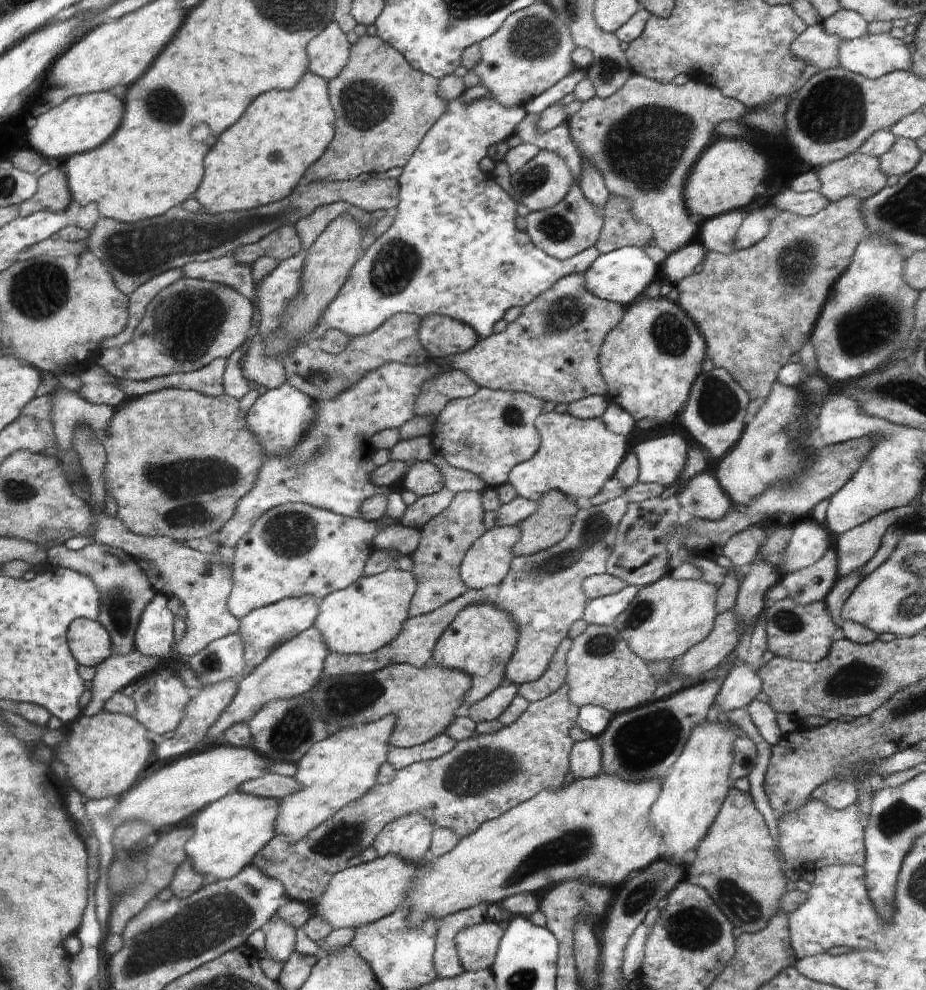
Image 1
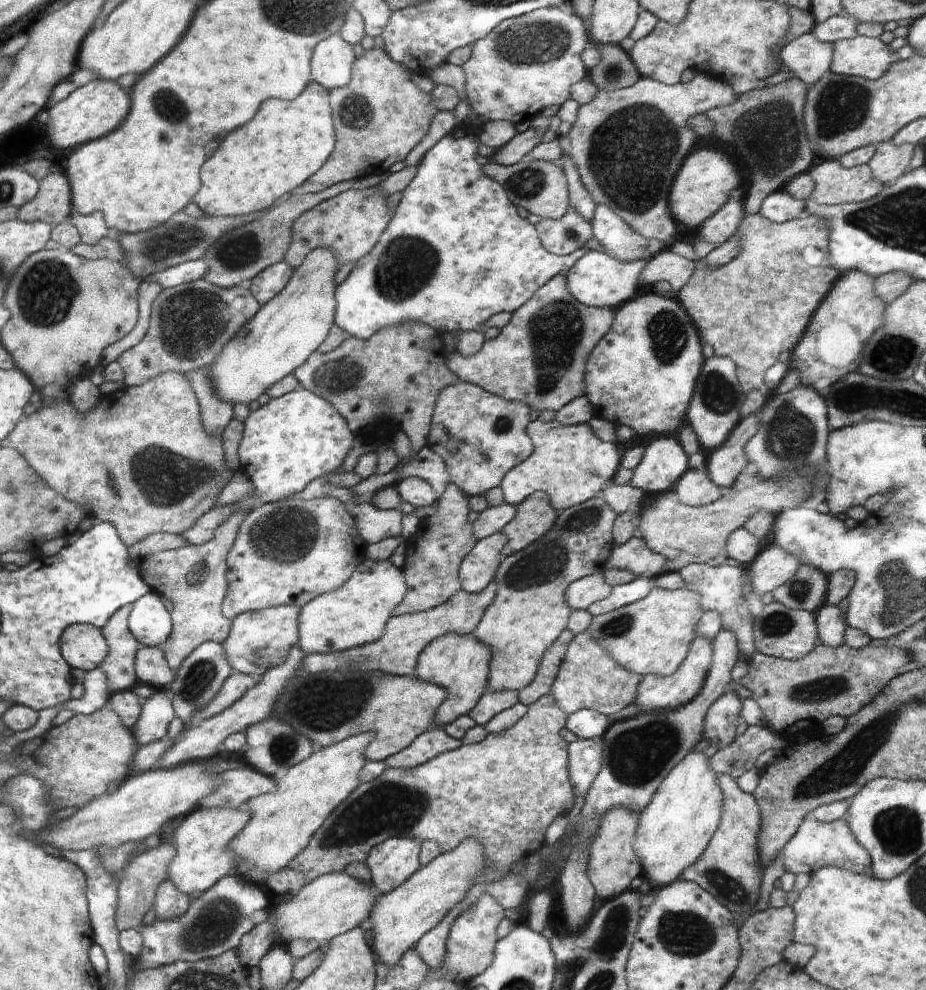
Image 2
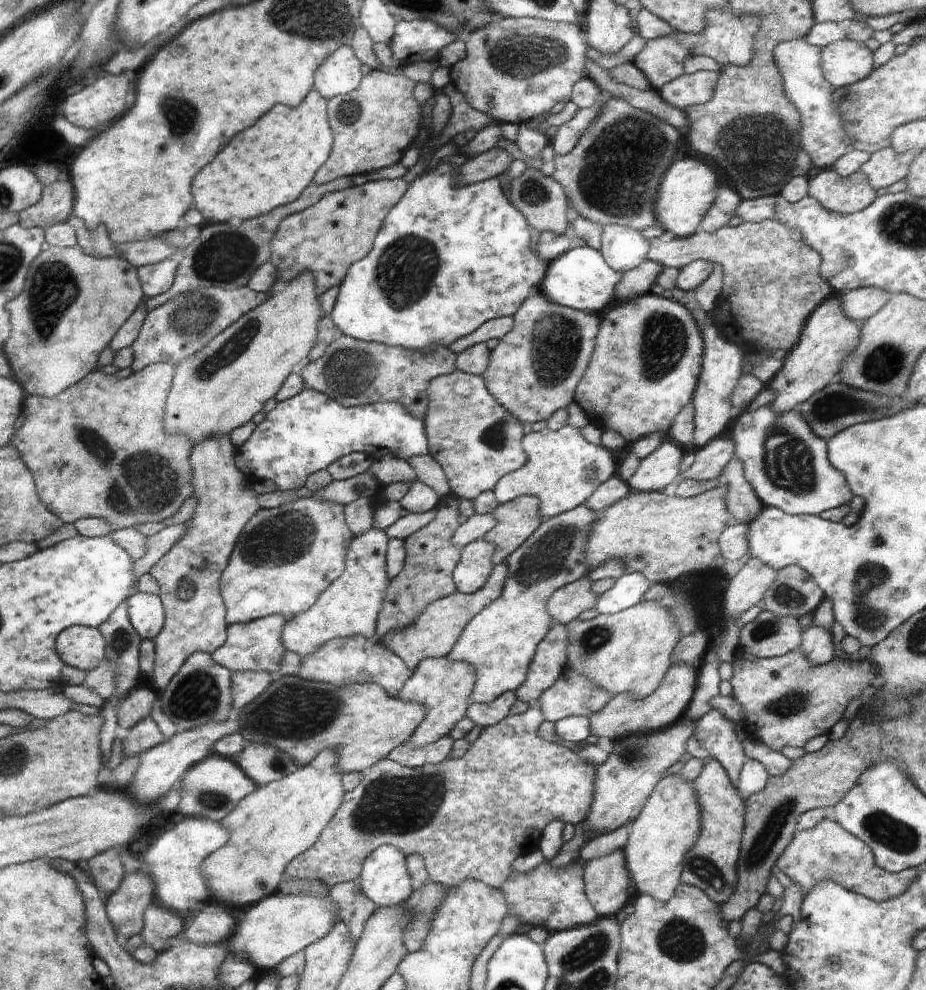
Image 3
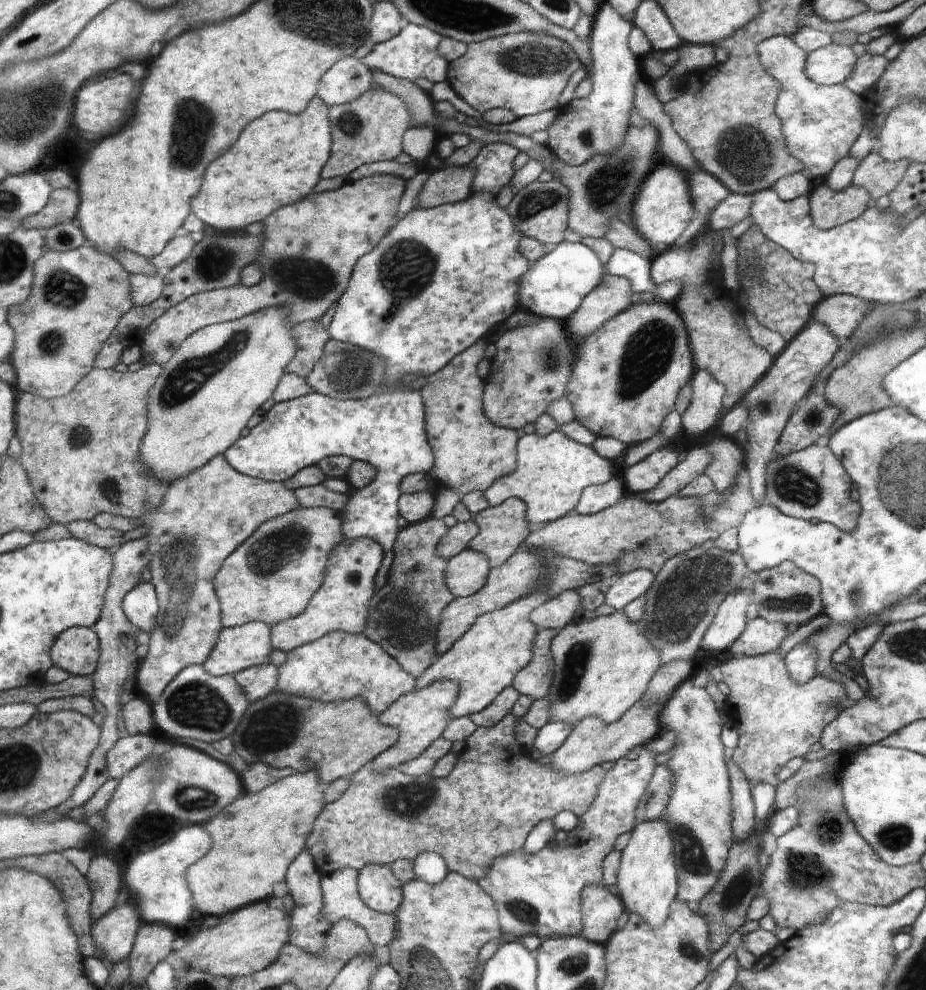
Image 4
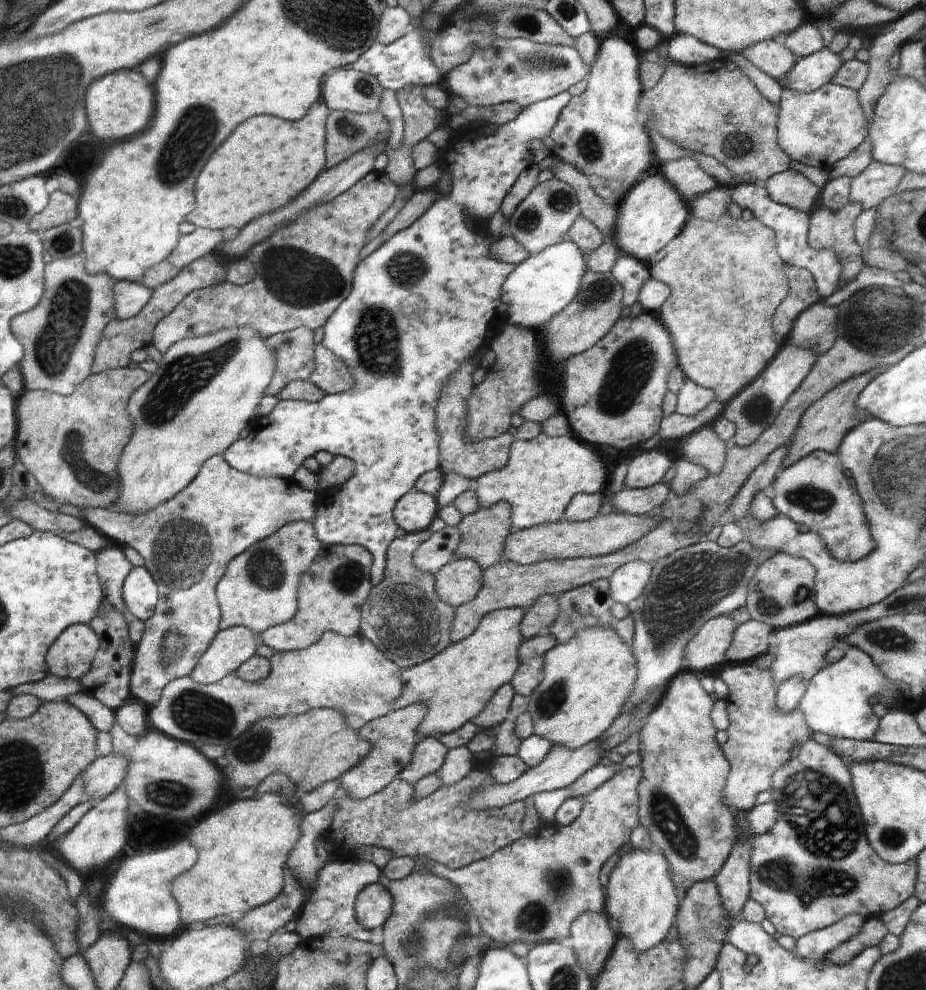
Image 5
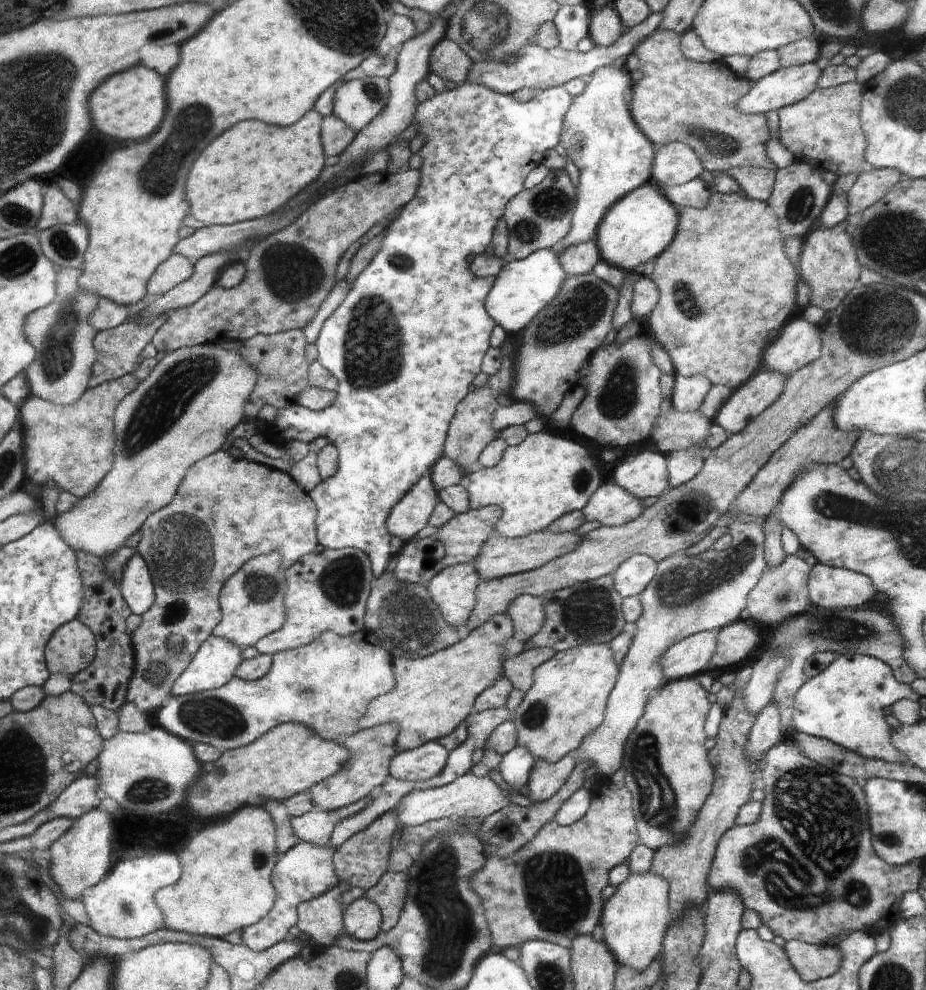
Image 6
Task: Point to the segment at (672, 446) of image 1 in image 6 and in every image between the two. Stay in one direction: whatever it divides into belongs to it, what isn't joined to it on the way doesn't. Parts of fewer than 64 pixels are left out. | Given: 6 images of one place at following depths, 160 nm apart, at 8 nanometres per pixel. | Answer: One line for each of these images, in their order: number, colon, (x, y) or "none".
2: (663, 462)
3: (661, 467)
4: (640, 478)
5: (646, 470)
6: (645, 476)

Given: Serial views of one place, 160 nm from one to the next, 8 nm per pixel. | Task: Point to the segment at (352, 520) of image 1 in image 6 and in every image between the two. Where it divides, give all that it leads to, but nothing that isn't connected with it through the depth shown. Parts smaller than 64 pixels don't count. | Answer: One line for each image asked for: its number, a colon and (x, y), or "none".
2: (290, 551)
3: (290, 555)
4: (273, 578)
5: (261, 591)
6: (253, 606)

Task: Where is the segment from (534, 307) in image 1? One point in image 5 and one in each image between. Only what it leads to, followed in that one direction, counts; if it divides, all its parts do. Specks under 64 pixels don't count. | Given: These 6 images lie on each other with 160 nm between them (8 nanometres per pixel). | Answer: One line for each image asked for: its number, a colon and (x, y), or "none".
2: (539, 357)
3: (535, 370)
4: (533, 364)
5: (511, 381)

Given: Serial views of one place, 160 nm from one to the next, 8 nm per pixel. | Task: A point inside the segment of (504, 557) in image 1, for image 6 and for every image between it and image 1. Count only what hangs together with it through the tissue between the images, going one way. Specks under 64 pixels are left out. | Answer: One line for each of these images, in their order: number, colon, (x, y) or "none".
2: (479, 566)
3: (475, 566)
4: (467, 570)
5: (458, 582)
6: (453, 589)

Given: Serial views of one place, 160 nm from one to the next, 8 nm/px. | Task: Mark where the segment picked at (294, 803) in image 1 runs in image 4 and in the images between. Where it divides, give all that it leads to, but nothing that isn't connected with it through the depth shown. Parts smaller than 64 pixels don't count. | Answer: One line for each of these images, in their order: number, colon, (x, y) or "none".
2: (283, 823)
3: (279, 822)
4: (256, 839)

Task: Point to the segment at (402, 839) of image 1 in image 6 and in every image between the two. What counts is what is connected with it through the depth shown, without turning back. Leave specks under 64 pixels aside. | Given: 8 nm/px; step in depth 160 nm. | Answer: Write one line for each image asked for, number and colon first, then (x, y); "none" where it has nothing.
2: (392, 862)
3: (385, 879)
4: (377, 885)
5: (374, 905)
6: (362, 919)

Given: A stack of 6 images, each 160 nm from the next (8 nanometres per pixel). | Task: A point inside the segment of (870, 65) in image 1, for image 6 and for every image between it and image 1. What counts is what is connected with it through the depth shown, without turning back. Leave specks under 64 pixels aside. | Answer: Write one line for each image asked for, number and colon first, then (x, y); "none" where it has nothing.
2: (864, 56)
3: (846, 62)
4: (831, 65)
5: (811, 73)
6: (787, 86)

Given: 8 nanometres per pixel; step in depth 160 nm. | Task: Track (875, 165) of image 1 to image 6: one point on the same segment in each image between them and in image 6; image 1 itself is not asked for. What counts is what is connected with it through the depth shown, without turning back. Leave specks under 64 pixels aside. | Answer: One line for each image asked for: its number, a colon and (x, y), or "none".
2: (835, 184)
3: (849, 195)
4: (830, 208)
5: (828, 230)
6: (828, 265)

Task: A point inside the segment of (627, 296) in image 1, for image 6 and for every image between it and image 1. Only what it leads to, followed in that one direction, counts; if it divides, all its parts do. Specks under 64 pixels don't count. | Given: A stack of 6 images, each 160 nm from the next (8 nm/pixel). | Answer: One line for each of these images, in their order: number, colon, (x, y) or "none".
2: (598, 280)
3: (581, 279)
4: (555, 286)
5: (541, 287)
6: (524, 288)

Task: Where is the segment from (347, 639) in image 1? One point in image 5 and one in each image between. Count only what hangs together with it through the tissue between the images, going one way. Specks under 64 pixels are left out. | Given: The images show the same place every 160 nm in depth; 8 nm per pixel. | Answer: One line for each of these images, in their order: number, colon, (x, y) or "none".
2: (356, 614)
3: (352, 605)
4: (342, 603)
5: (332, 591)

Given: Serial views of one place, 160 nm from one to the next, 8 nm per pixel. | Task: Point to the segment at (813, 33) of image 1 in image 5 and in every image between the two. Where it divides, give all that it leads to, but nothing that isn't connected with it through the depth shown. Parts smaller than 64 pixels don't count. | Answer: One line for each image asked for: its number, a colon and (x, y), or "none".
2: (810, 59)
3: (823, 138)
4: (820, 123)
5: (820, 128)

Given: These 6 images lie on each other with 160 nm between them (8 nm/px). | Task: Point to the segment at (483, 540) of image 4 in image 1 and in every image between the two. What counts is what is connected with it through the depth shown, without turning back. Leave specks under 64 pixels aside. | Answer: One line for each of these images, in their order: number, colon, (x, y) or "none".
1: (551, 523)
2: (535, 516)
3: (516, 521)

